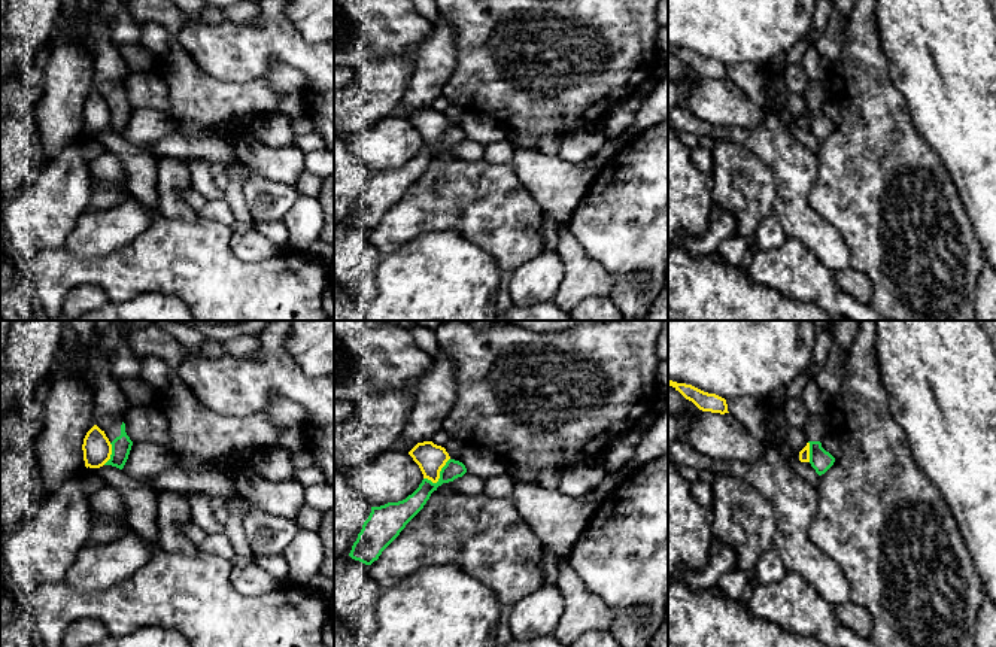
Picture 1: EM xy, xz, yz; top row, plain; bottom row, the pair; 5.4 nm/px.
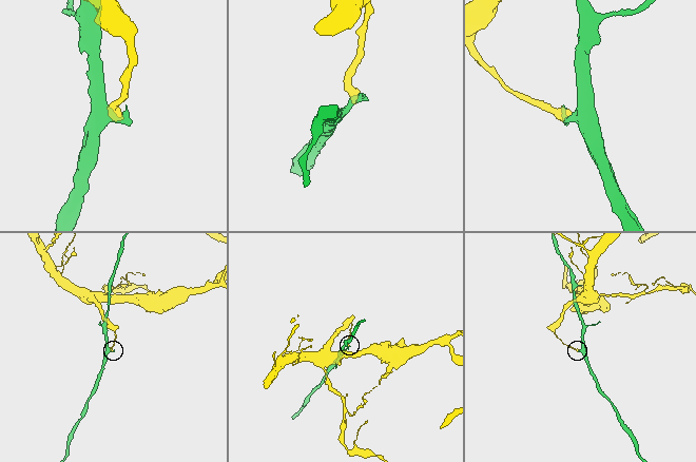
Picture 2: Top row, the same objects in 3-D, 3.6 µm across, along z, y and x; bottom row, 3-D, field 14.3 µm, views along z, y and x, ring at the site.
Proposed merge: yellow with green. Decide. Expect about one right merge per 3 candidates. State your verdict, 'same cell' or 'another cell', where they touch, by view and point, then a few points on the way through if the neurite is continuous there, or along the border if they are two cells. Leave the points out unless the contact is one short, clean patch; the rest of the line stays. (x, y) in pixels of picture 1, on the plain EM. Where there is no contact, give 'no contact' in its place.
another cell; contact xz (439, 142); border xz (449, 124), (436, 148), (424, 145)

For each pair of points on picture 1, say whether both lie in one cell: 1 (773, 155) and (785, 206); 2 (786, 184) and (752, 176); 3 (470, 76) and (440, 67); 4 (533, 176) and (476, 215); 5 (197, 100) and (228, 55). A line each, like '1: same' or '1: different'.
1: same
2: different
3: different
4: different
5: different

